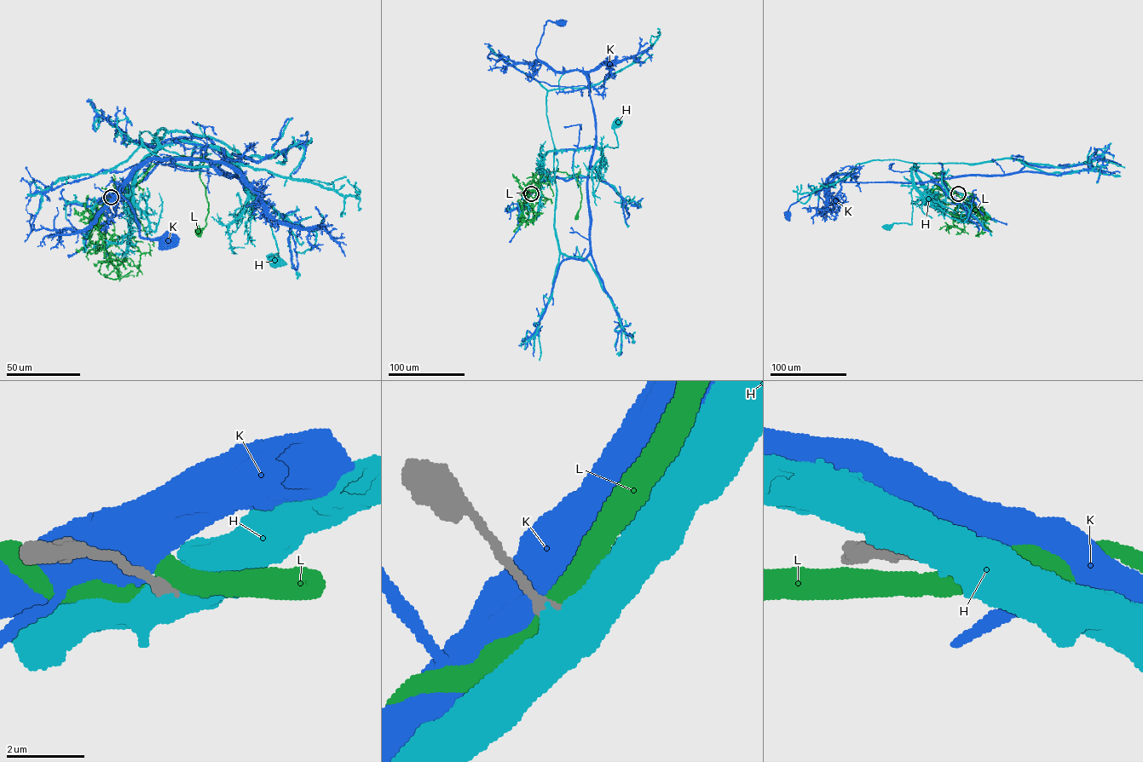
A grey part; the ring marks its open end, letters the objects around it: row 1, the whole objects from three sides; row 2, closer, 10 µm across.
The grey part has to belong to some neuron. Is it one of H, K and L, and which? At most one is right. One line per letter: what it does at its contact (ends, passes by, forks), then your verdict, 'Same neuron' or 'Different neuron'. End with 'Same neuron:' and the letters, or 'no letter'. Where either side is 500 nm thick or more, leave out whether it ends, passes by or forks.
H: Same neuron
K: Different neuron
L: It passes by. Different neuron
Same neuron: H

